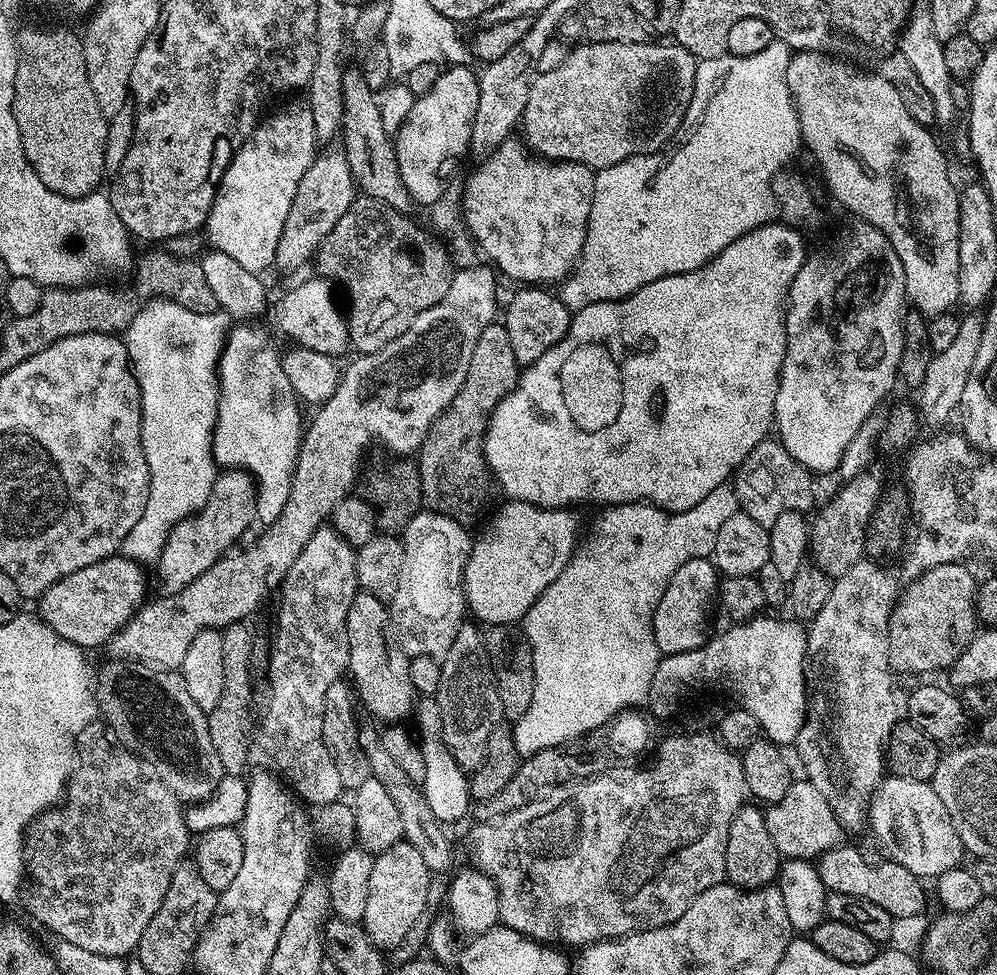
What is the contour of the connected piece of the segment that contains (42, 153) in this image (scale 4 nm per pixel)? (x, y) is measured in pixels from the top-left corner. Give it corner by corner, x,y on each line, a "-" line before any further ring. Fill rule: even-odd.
24,28
18,32
18,70
14,74
14,102
12,103
12,113
16,116
18,130
22,134
24,143
24,153
38,178
63,196
89,196
91,192
97,191
101,187
100,179
106,176
104,170
104,155
106,154
106,134
108,133
109,117
98,110
98,98
94,98
94,90
90,87
90,78
86,74
86,54
84,53
84,42
79,35
76,36
68,28

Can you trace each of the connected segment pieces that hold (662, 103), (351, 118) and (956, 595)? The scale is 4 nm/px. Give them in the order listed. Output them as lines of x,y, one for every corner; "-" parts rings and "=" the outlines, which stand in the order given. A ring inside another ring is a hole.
600,38
595,42
577,43
575,47
569,51
566,62
562,62
562,66
558,66
558,70
541,72
533,79
522,119
522,129
524,128
522,139
537,157
553,162
563,162
565,164
584,164
588,168
599,170
614,166
626,158
645,156
651,152
661,151
661,149
675,137
676,131
680,128
682,118
690,106
690,98
694,90
694,82
696,81
696,66
698,61
696,57
691,56
682,45
675,42
669,42
669,44
628,43
632,42
624,38
621,38
618,42
610,42
607,38
-
639,68
641,74
644,76
636,77
636,71
638,71
=
345,71
342,78
342,98
344,99
344,123
342,125
342,147
346,160
350,162
350,172
356,179
356,187
361,193
394,210
408,214
414,208
411,194
402,182
398,170
396,146
391,135
382,126
380,100
377,93
366,84
366,78
359,72
=
967,563
943,564
921,571
920,580
916,580
908,588
908,624
897,623
892,641
892,670
900,672
940,672
951,669
964,649
972,641
978,631
978,615
976,599
978,580
972,577

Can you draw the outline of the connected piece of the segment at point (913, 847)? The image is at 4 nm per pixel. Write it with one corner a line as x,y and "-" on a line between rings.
889,775
872,795
868,824
870,832
872,828
873,834
884,843
887,855
897,864
906,866
910,874
937,878
965,863
964,843
958,838
958,830
954,830
950,810
946,810
942,798
934,794
927,780

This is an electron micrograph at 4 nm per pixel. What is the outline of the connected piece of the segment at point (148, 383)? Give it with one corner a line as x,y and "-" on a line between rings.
153,298
147,301
137,311
132,323
126,329
128,360
132,363
132,373
138,382
138,390
140,391
140,433
142,434
142,450
146,454
146,466
150,470
150,490
146,498
146,510
142,510
142,518
138,518
137,524
134,525
134,530
130,530
130,534
126,534
126,538
120,547
120,552
141,566
155,565
162,554
162,546
166,546
166,538
170,534
170,530
188,516
195,516
202,506
206,506
206,498
210,498
210,490
214,486
218,475
218,465
212,456
212,431
215,429
216,407
218,406
219,398
217,368
229,329
230,317
223,310
214,314
194,314
194,310
186,310
186,306
175,304
174,301
163,298

